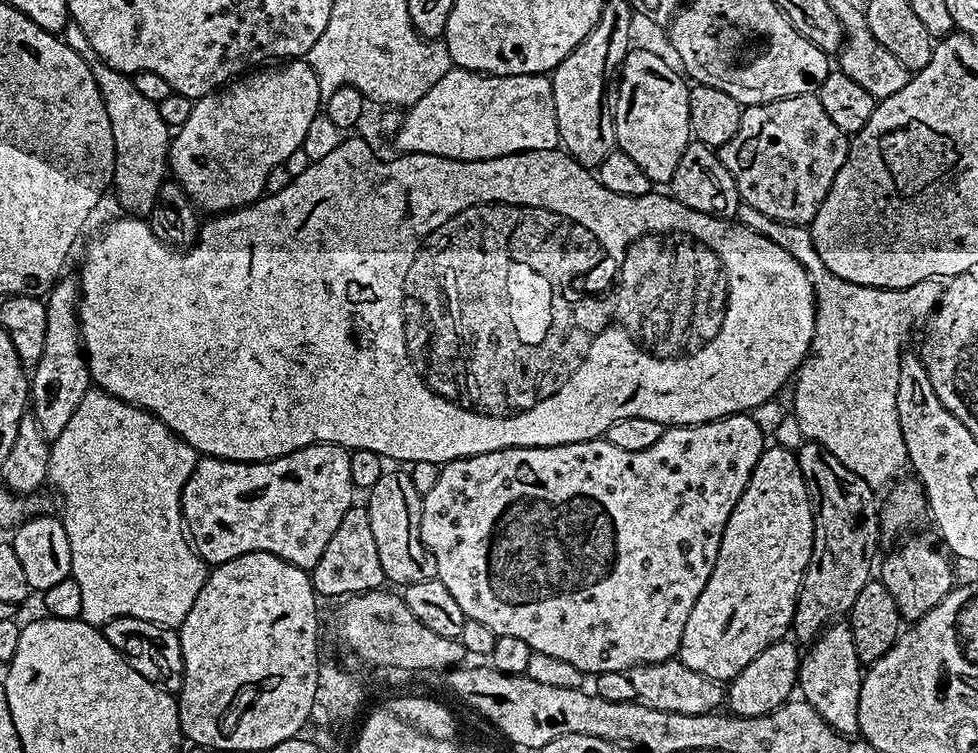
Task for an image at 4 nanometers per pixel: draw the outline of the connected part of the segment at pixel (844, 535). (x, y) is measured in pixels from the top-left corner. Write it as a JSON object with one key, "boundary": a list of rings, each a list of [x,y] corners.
{"boundary":[[[804,442],[801,445],[796,461],[812,500],[814,538],[810,562],[798,590],[791,631],[794,636],[796,632],[797,641],[811,642],[829,624],[839,621],[850,611],[854,598],[858,598],[858,590],[873,579],[876,543],[882,540],[882,533],[878,500],[872,497],[874,489],[862,482],[858,474],[846,470],[846,466],[821,444]]]}

